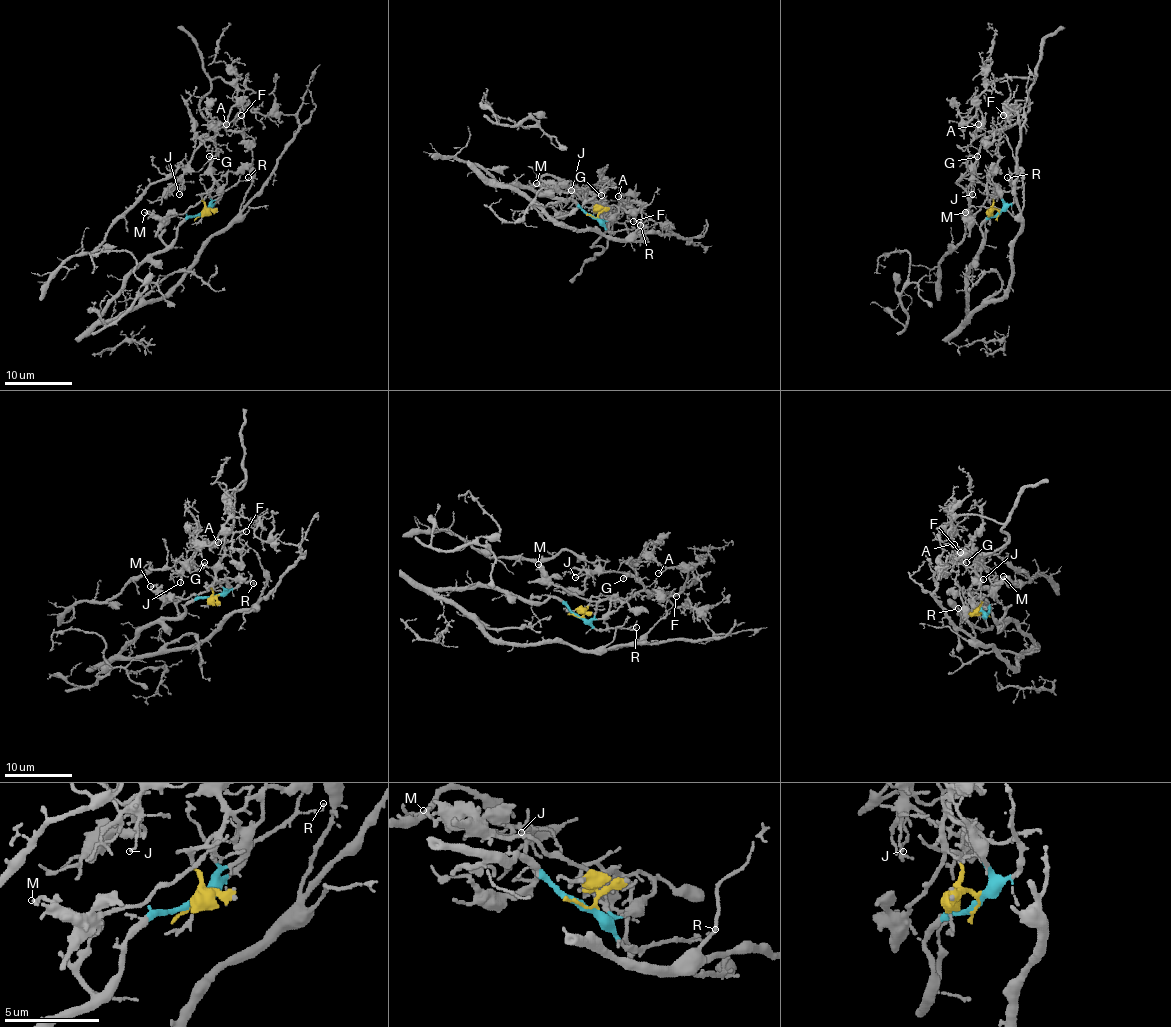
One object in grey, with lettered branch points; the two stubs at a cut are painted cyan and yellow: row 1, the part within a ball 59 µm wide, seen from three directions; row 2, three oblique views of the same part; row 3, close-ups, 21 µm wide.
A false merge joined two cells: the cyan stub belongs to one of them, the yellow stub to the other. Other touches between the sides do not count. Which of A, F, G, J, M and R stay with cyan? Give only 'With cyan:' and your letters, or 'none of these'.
With cyan: R

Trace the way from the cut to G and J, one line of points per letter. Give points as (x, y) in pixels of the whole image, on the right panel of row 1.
G: (998, 214), (986, 192), (996, 165), (996, 135), (978, 152), (968, 172), (968, 160), (978, 157)
J: (998, 214), (986, 192), (990, 172), (996, 165), (996, 135), (990, 136), (978, 152), (971, 175), (973, 194)

